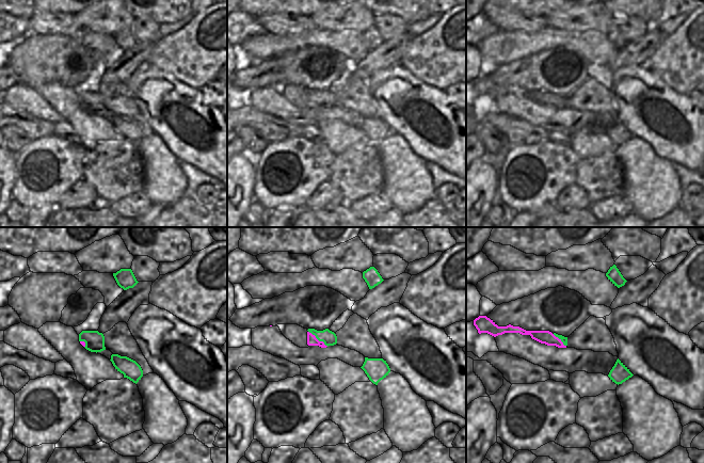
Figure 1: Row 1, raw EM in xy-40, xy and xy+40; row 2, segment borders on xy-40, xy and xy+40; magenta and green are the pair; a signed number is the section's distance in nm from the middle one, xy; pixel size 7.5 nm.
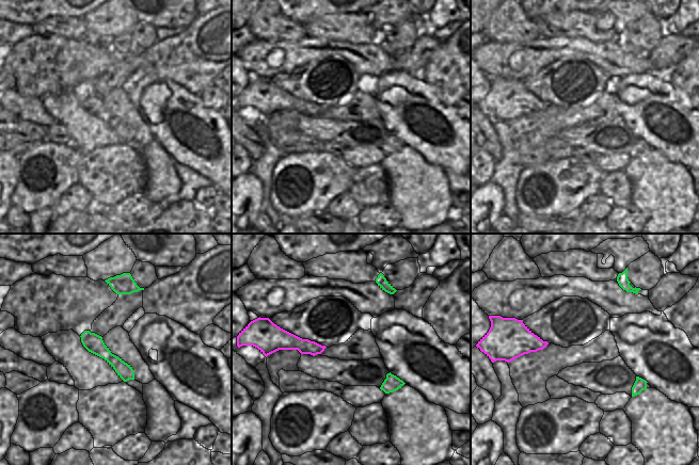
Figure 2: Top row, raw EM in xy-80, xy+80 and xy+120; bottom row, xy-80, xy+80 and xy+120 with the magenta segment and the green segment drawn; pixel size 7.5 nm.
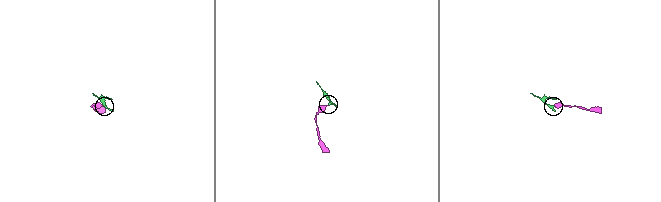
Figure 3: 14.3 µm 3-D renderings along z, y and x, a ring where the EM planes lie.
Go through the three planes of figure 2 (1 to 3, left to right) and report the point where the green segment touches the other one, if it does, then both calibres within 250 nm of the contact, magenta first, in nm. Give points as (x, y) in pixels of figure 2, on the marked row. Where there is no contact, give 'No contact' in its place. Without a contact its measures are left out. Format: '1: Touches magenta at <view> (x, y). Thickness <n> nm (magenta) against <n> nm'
1: No contact
2: No contact
3: No contact

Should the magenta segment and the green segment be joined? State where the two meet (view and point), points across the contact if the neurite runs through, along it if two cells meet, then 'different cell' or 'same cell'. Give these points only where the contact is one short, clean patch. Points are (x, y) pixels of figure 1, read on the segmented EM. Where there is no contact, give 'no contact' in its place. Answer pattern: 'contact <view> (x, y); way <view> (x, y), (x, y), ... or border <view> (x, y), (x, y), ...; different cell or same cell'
contact xy (317, 339); border xy (308, 331), (328, 346); different cell

